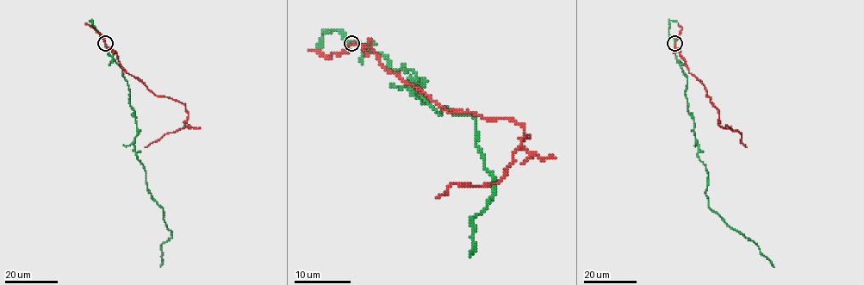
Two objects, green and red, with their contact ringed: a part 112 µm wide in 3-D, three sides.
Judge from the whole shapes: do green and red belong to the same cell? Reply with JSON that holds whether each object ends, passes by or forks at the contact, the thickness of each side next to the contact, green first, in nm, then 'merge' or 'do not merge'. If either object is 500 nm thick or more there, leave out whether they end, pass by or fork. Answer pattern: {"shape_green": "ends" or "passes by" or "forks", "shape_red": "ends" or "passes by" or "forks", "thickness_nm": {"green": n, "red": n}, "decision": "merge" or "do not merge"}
{"shape_green": "passes by", "shape_red": "passes by", "thickness_nm": {"green": 280, "red": 170}, "decision": "do not merge"}

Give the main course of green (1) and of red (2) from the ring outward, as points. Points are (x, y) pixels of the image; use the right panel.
1: (675, 43), (686, 77), (684, 95), (698, 157), (708, 174), (708, 207), (774, 267)
2: (675, 43), (688, 71), (705, 86), (718, 114), (718, 124), (736, 129), (741, 133), (740, 141), (746, 146)

